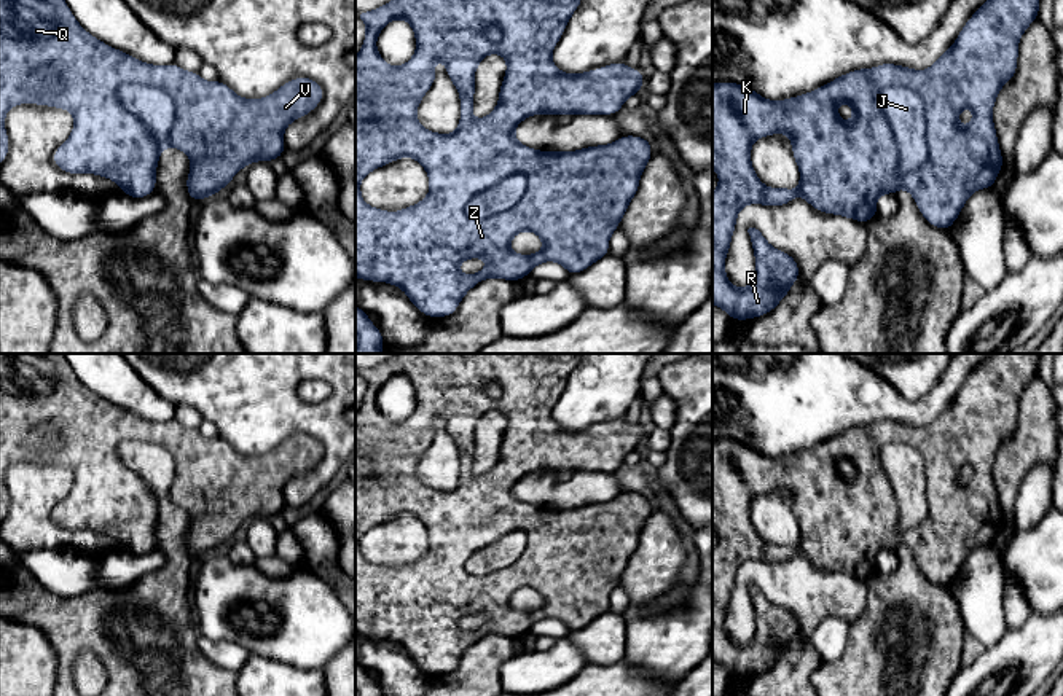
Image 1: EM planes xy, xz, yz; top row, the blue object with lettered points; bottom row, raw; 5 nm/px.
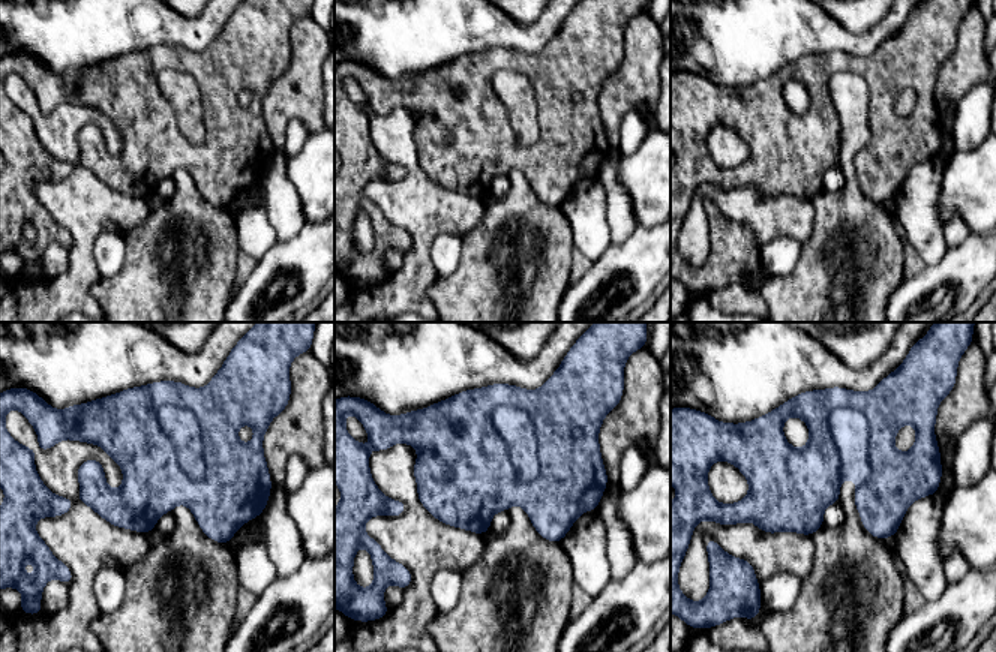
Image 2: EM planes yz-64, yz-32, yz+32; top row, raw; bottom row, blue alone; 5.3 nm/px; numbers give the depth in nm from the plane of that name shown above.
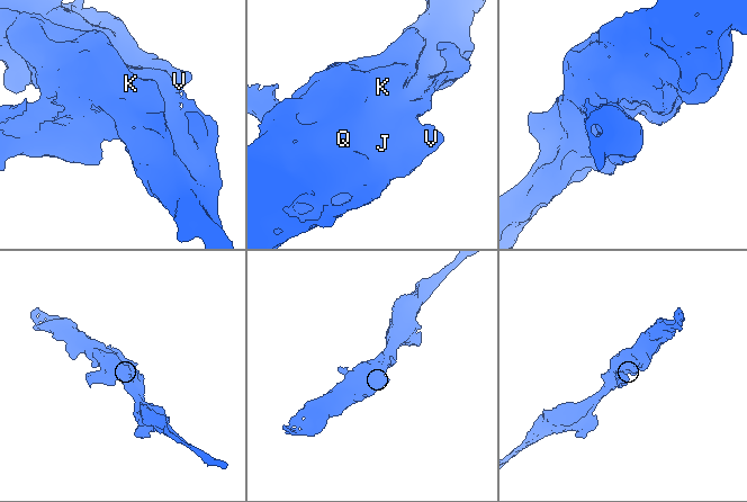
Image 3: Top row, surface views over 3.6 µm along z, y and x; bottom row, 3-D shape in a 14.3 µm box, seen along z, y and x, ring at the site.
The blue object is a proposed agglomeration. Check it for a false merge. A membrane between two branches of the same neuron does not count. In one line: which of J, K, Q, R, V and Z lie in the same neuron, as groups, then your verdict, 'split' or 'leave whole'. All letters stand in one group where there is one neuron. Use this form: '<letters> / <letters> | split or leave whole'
J / K Q R V Z | split

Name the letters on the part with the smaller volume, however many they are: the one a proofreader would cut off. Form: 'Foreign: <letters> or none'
Foreign: J

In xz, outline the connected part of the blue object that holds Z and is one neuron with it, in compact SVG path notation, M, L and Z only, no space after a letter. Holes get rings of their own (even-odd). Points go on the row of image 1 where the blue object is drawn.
M390 0L373 11L355 11L367 25L360 53L355 56L355 277L370 282L386 282L402 288L413 306L429 319L453 315L461 299L477 283L486 279L516 282L531 274L540 263L556 261L569 274L583 272L609 255L609 239L639 190L639 180L650 158L650 139L622 135L609 145L594 145L575 151L532 150L515 139L515 127L532 115L617 115L625 100L639 94L644 86L641 68L628 68L623 61L588 70L564 73L551 61L551 53L582 0ZM394 19L405 19L414 32L416 53L400 65L389 65L376 49L376 38ZM488 54L500 54L507 61L497 107L483 119L472 116L475 97L475 70ZM443 61L446 75L461 99L461 118L454 134L438 134L421 126L416 110L435 83L433 62ZM400 158L414 158L427 172L429 194L414 205L387 212L363 202L362 178L378 167ZM526 172L529 185L518 205L489 218L470 218L467 202L508 175ZM523 231L532 231L543 240L543 248L532 255L510 250L512 239ZM469 258L486 258L488 266L464 276L457 266Z

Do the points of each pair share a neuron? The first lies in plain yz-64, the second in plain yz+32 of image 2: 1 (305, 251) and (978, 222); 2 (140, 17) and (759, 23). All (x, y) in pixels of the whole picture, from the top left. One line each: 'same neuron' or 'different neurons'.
1: different neurons
2: same neuron

